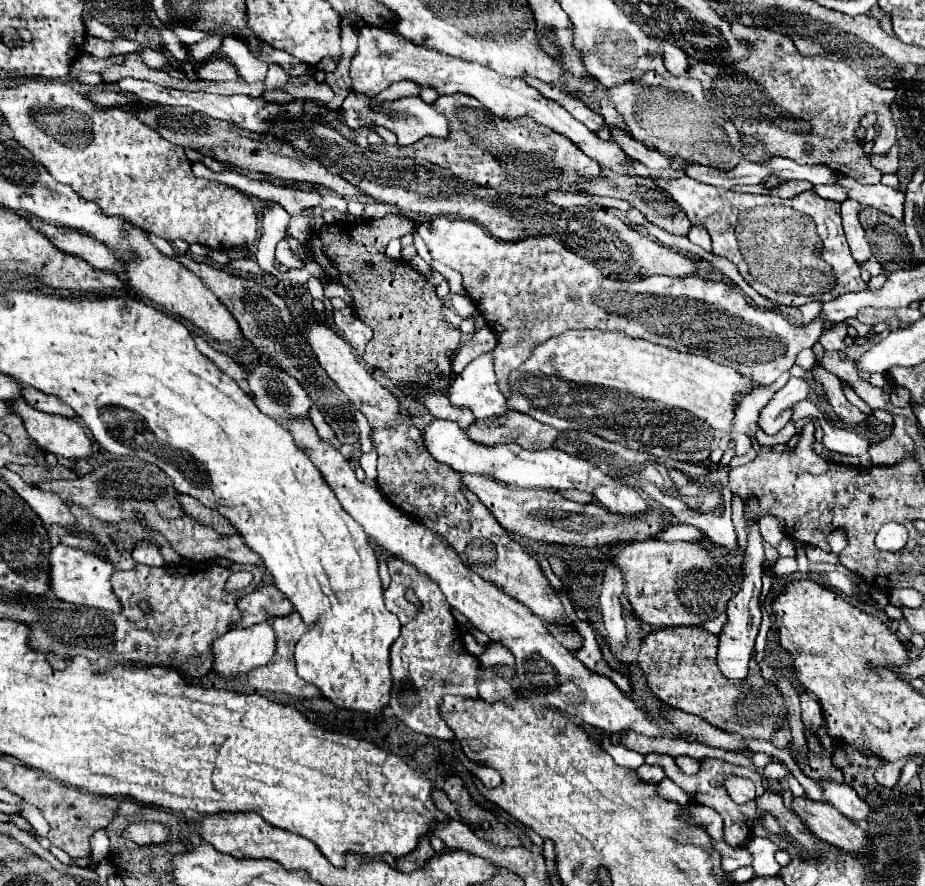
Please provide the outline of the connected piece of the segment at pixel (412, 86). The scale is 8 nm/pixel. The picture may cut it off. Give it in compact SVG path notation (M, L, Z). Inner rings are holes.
M411 81L393 83L387 89L379 93L375 98L373 98L371 107L375 107L375 105L381 105L381 103L386 101L393 101L395 99L400 99L401 97L413 95L419 96L419 87L416 83Z

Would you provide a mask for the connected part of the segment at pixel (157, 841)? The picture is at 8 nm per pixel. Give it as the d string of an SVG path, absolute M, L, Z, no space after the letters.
M139 821L127 825L127 829L123 829L123 837L137 845L161 845L169 841L169 829L165 829L163 823Z

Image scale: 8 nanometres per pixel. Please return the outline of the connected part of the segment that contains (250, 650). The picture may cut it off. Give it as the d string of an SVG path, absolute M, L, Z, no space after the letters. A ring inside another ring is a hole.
M271 619L257 623L253 627L235 627L227 631L223 637L215 639L213 643L213 671L221 677L235 677L235 675L247 675L251 669L267 665L275 653L275 631L271 625Z

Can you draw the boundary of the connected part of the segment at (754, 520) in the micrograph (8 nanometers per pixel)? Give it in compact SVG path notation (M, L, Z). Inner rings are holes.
M747 497L743 503L745 503L745 519L747 519L747 535L749 535L747 549L743 553L743 585L735 593L735 597L731 597L731 601L727 603L727 611L725 611L727 623L719 633L719 651L717 651L717 665L721 673L727 679L737 679L737 681L747 679L749 675L749 659L755 647L755 637L761 627L759 597L761 597L761 575L763 575L763 563L765 563L763 537L759 531L759 517L757 517L759 501L757 497Z

